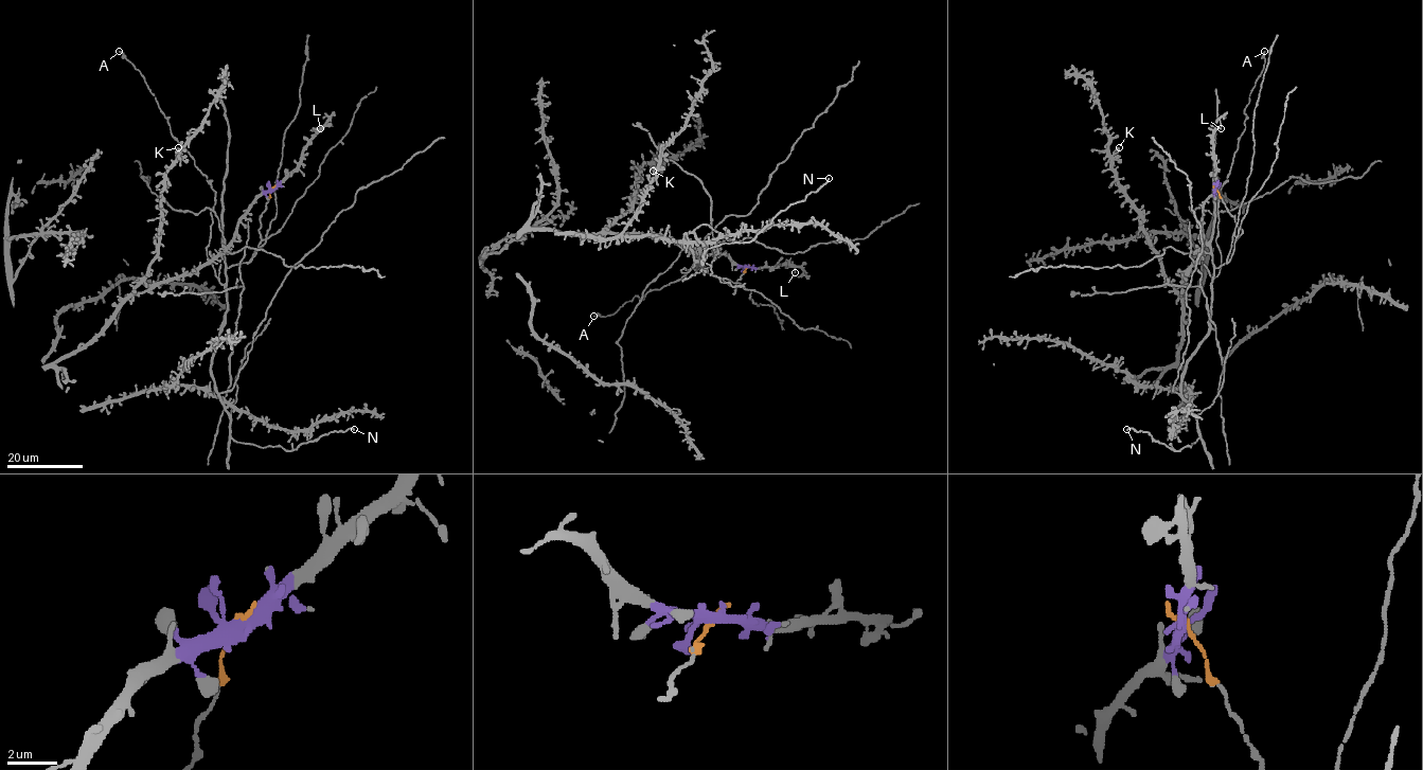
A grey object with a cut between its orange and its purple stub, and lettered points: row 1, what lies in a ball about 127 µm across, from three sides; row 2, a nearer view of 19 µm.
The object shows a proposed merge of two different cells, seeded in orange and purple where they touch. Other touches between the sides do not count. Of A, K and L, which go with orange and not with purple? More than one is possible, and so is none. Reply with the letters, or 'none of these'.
A

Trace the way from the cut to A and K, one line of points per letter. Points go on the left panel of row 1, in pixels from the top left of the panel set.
A: (271, 189), (252, 257), (228, 268), (221, 284), (207, 255), (215, 192), (172, 133), (144, 78), (119, 51)
K: (271, 189), (239, 221), (234, 239), (221, 251), (192, 271), (136, 292), (157, 253), (161, 191), (178, 147)

